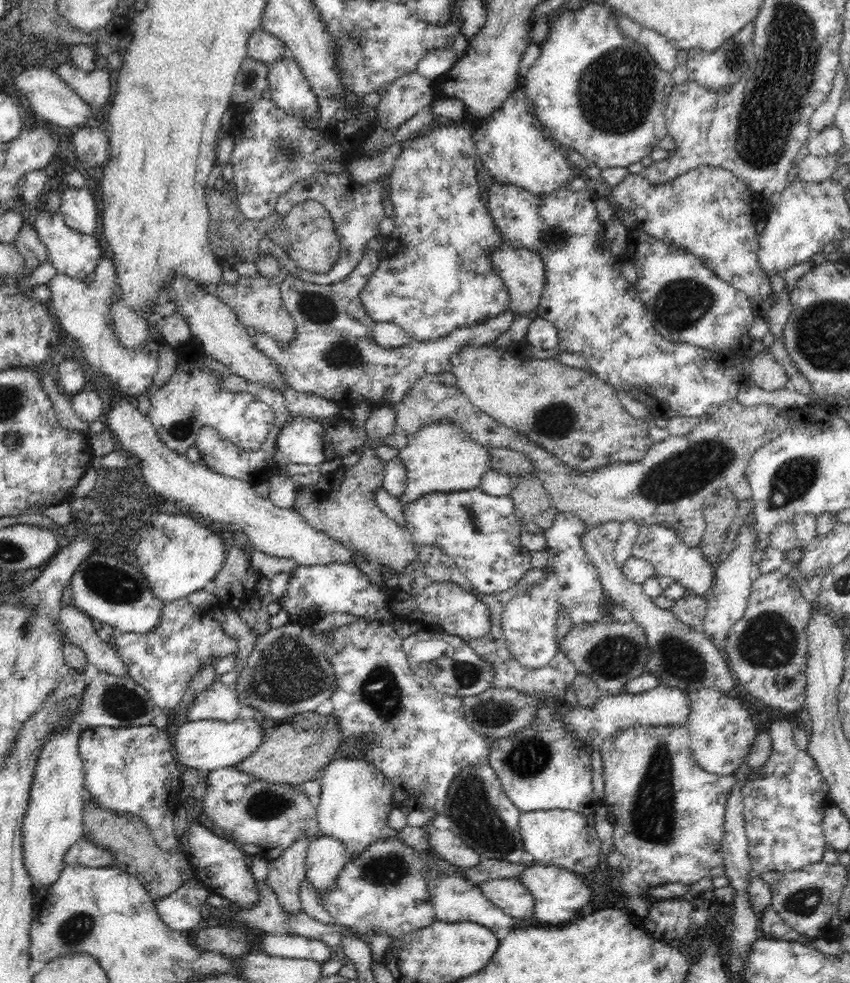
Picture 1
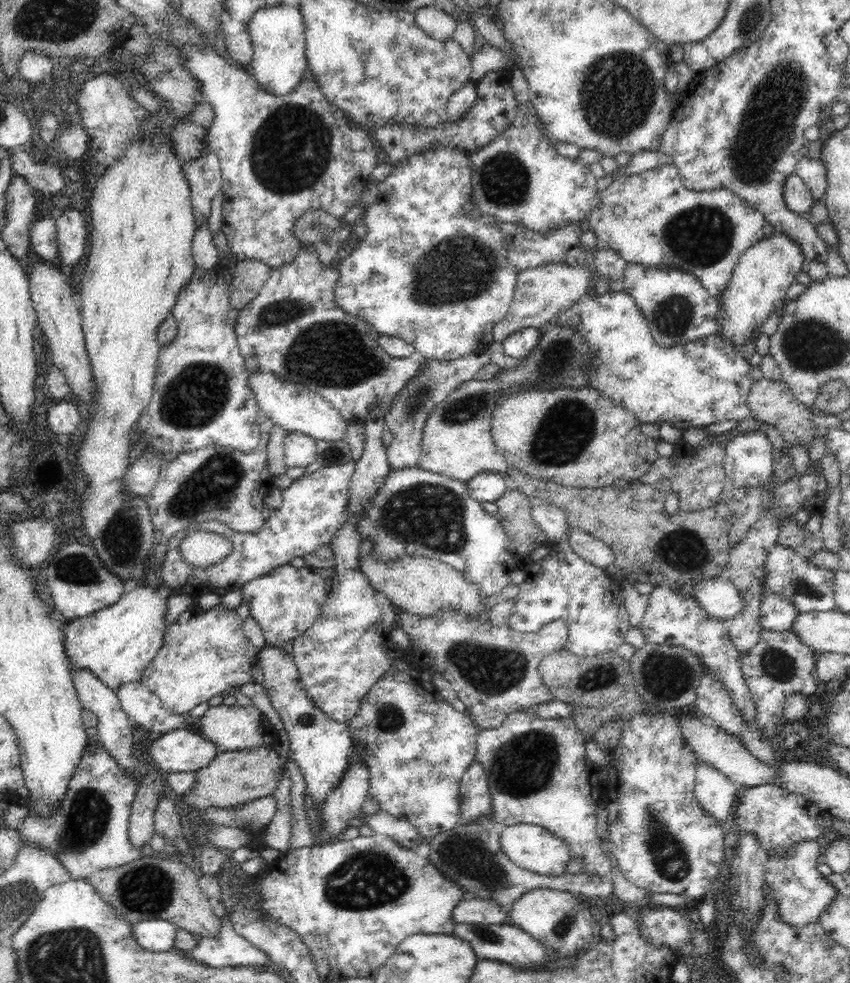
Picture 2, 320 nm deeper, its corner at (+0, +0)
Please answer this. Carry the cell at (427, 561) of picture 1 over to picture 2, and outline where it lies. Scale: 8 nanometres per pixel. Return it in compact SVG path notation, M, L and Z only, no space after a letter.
M510 583L500 594L484 597L482 603L488 607L488 616L484 620L469 620L469 616L455 608L440 608L426 618L407 611L397 613L396 626L409 636L416 652L430 660L431 666L435 666L452 685L456 696L467 708L466 714L479 730L500 726L511 712L554 701L542 682L538 667L545 656L563 648L568 627L558 619L527 637L513 631L509 620L518 593L519 585Z

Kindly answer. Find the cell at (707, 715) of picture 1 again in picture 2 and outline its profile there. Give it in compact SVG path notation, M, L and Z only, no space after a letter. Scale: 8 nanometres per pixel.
M698 762L695 779L694 795L700 809L717 818L720 823L726 822L740 788L718 769L705 763Z

